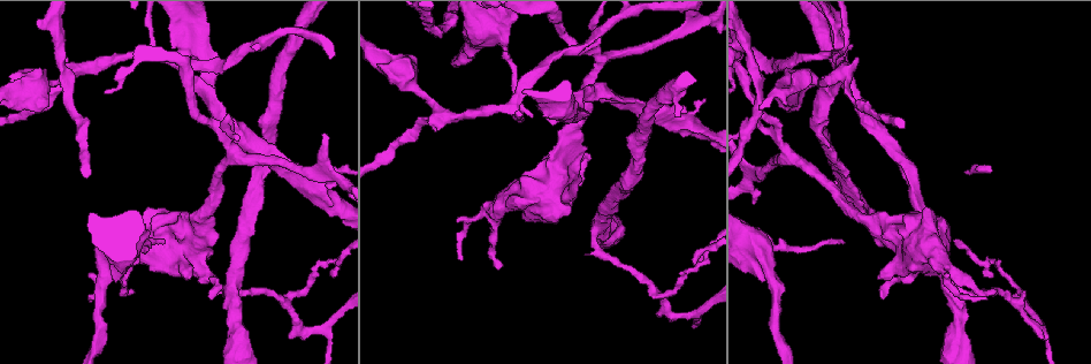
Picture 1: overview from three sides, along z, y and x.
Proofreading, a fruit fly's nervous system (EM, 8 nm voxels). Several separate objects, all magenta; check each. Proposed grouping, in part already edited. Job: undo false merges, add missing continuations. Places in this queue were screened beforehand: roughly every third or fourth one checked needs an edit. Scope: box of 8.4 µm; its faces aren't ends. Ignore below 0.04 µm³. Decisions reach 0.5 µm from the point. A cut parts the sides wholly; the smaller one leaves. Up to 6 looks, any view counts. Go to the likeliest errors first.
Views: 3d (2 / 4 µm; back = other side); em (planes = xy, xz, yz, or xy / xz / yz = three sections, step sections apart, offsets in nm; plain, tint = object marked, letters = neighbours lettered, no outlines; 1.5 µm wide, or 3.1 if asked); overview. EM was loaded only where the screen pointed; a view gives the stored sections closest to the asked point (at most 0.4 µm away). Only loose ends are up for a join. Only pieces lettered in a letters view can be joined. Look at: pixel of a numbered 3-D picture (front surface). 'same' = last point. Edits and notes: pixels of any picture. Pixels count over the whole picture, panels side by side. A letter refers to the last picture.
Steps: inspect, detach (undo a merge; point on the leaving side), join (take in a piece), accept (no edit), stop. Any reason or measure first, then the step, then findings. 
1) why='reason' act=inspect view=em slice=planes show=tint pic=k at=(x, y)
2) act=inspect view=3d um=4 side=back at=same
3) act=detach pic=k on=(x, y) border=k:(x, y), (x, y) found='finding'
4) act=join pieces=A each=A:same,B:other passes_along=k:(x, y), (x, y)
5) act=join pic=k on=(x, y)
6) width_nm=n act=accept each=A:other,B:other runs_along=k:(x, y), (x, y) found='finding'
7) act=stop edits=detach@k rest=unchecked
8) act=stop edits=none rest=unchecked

why='branch stops here' act=inspect view=3d um=2 pic=1 at=(133, 292)

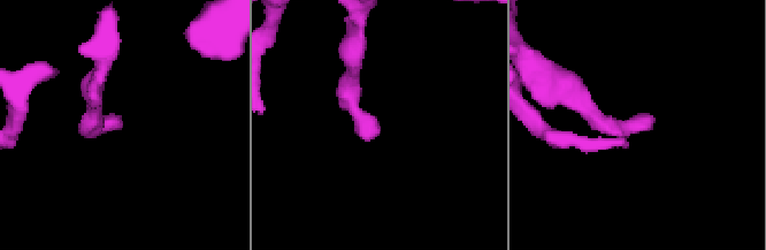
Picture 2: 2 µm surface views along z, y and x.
why='now the EM' act=inspect view=em slice=planes show=plain pic=2 at=(372, 138)

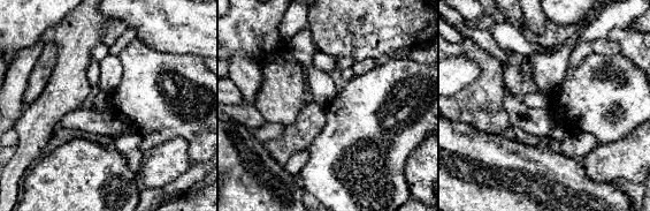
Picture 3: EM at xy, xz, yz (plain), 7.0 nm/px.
act=inspect view=em slice=planes show=letters at=same

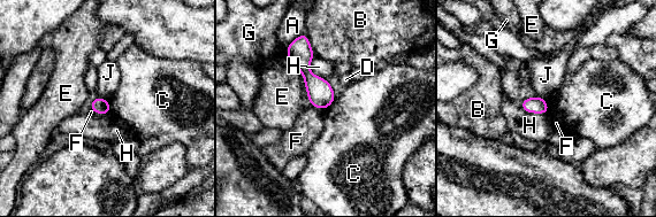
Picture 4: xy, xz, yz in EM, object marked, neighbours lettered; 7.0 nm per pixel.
act=accept each=A:other,B:other,C:other,D:other,E:other,F:other,G:other,H:other,J:other border=4:(336, 97), (323, 109) found='no lettered piece goes on from it'

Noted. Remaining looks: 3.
why='two arms in line, one across' act=inspect view=em slice=planes show=tint pic=1 at=(1015, 301)

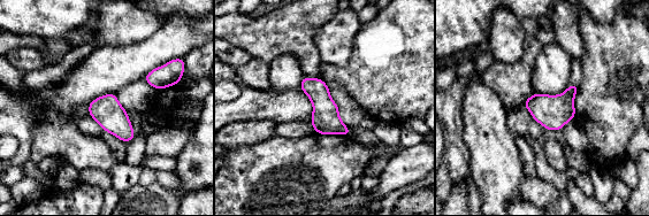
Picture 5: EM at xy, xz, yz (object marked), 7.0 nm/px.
act=inspect view=em slice=planes show=letters at=same

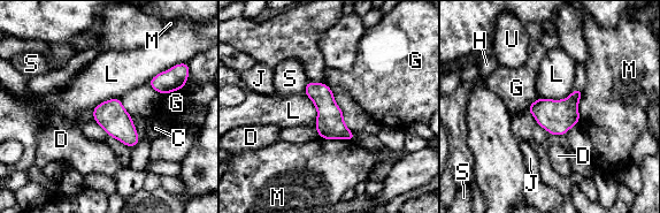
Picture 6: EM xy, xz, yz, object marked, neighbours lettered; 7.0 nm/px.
width_nm=200 act=detach pic=6 on=(576, 93) each=C:other,D:other,G:other,H:other,J:other,L:other,M:other,S:other,U:other found='a second neuron is stuck on'

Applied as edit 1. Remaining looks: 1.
why='thin end' act=inspect view=em slice=planes show=letters pic=1 at=(703, 99)

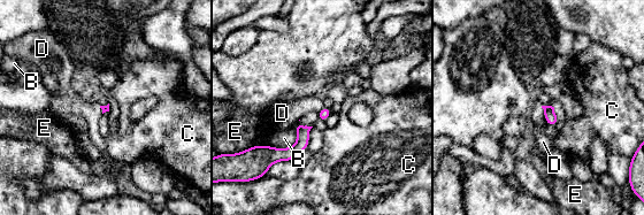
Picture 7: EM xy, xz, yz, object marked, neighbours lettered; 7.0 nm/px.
act=accept each=B:other,C:other,D:other,E:other border=7:(541, 107), (545, 121) found='none of them fits'

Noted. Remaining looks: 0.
act=stop edits=detach@6 rest=unchecked

